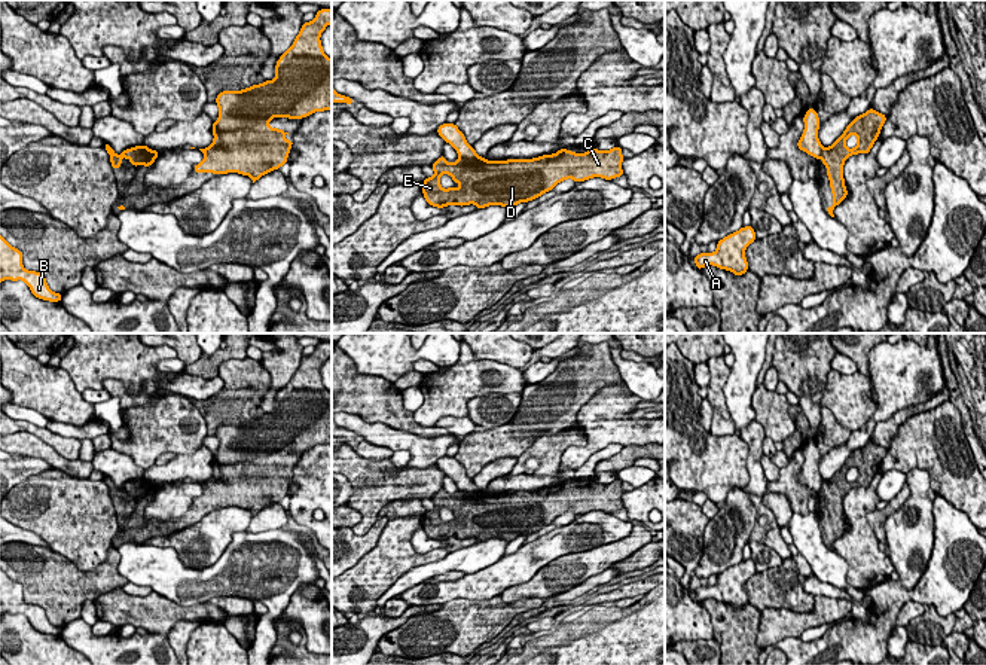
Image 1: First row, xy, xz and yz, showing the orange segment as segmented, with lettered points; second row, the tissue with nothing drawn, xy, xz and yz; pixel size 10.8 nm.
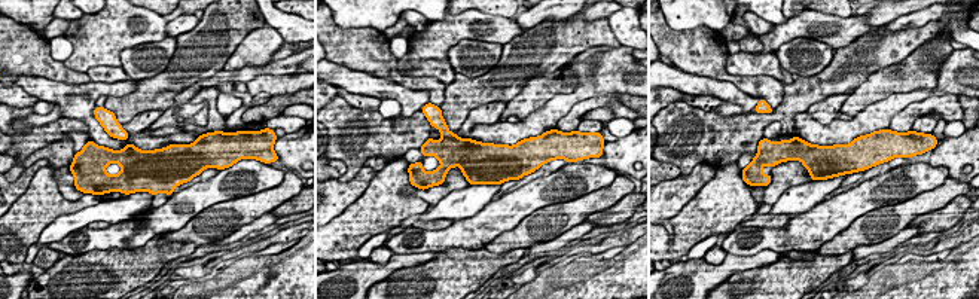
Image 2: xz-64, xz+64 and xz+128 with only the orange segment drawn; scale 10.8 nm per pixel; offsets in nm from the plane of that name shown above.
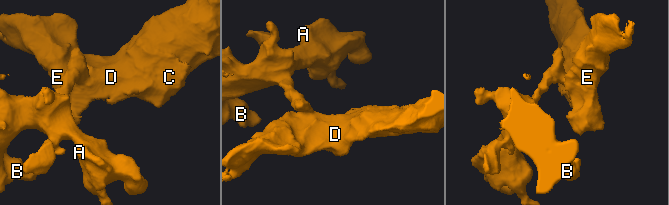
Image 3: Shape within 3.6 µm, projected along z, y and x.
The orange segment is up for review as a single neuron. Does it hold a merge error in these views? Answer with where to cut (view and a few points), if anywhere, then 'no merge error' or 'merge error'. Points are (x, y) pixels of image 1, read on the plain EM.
xz (479, 490), (460, 491) | merge error

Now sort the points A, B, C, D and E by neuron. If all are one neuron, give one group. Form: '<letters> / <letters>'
A B / C D E

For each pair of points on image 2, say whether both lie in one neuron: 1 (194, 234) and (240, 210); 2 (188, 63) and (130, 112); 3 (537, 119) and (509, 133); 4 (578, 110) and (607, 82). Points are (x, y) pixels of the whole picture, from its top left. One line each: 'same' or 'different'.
1: same
2: same
3: same
4: different

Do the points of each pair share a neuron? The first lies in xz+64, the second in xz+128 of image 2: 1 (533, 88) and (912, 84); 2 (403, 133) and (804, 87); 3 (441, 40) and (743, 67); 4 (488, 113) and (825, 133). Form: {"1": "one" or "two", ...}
{"1": "one", "2": "one", "3": "two", "4": "two"}

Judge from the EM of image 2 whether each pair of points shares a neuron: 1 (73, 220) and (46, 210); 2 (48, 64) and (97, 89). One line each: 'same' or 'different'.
1: different
2: different

